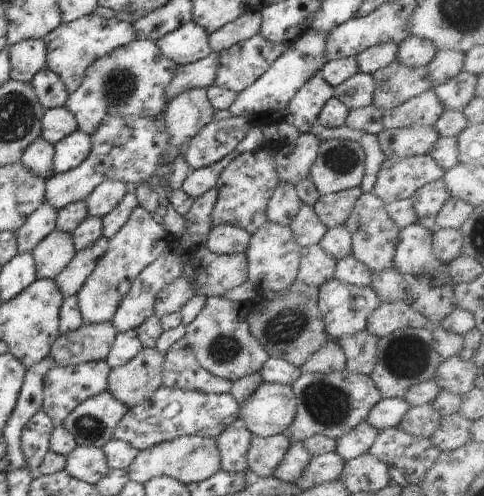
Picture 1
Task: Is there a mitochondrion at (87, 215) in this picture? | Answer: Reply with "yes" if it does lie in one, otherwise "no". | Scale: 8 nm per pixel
no

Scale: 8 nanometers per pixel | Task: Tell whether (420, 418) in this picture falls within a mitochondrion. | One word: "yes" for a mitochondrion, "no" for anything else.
no

